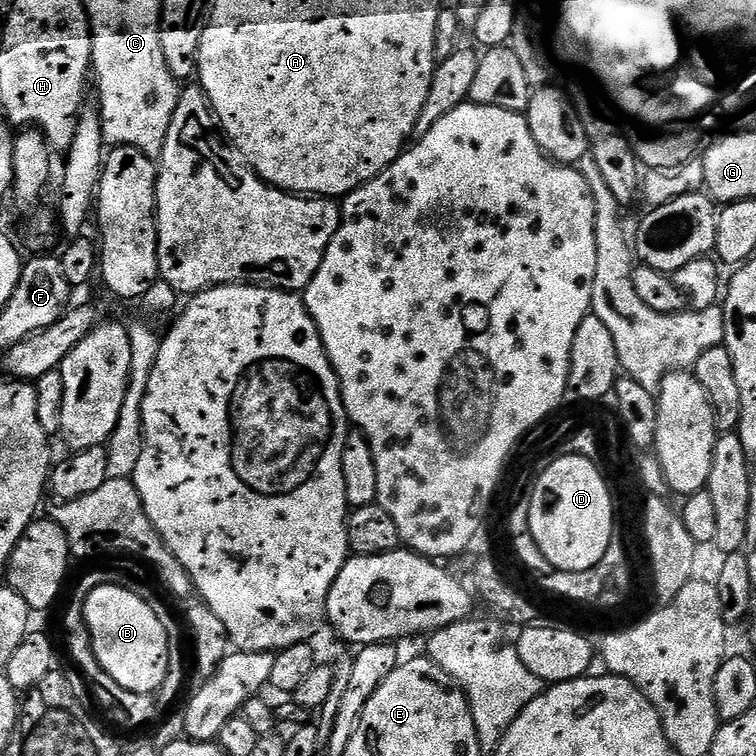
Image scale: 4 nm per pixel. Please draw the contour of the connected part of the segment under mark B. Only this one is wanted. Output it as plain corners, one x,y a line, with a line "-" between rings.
117,584
90,590
84,602
84,626
92,641
92,653
118,686
134,694
152,696
159,693
168,677
170,646
166,646
166,630
158,622
154,610
146,606
139,592
131,592

